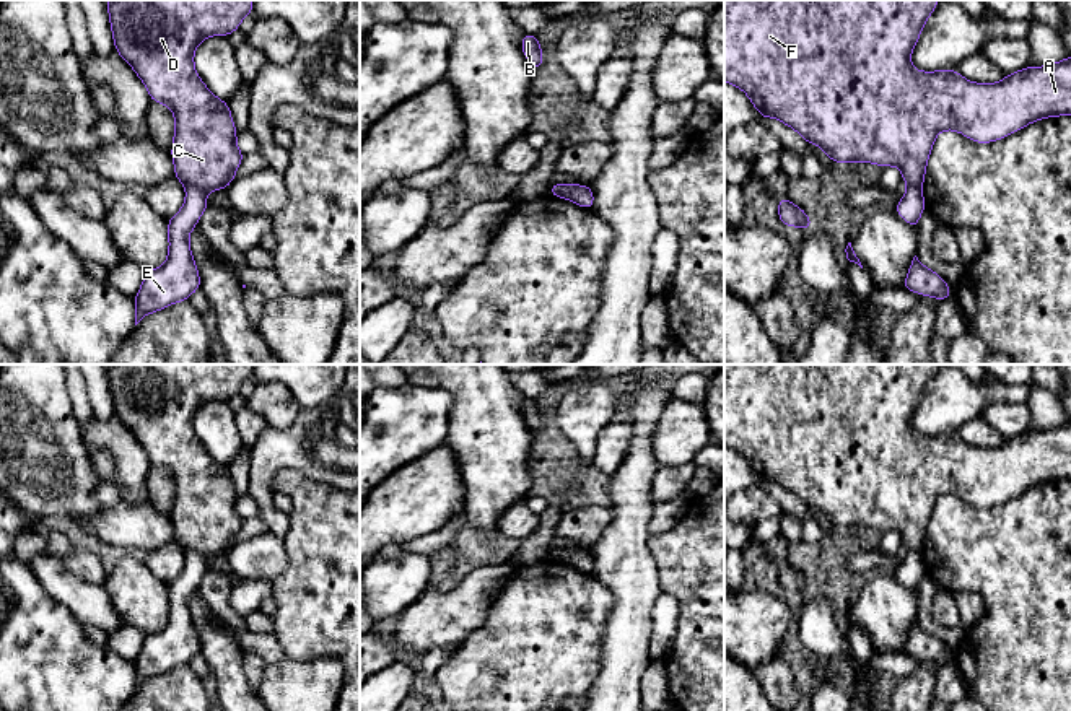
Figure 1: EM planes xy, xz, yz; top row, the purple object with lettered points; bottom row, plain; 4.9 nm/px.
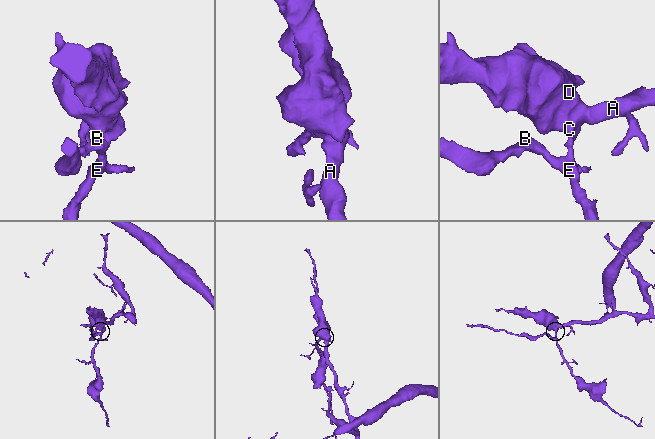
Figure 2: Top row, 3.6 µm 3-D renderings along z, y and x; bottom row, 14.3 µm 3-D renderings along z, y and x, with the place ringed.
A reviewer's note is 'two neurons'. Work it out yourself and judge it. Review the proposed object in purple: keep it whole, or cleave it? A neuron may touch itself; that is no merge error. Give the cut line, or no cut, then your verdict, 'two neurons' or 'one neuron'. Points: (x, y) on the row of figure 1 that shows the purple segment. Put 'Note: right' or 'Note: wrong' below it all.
xy (186, 186), (194, 186), (202, 192) | two neurons
Note: right

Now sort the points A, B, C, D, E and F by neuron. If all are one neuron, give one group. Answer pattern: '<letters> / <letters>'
A C D F / B E

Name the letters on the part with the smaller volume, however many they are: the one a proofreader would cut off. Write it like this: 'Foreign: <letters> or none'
Foreign: B, E

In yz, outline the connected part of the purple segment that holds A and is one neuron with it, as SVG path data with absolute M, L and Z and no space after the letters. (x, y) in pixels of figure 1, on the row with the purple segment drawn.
M724 0L724 81L741 88L762 117L780 119L785 125L794 129L804 142L822 148L832 163L874 163L881 168L898 166L902 181L915 189L923 187L933 143L942 130L955 130L975 143L991 143L1035 120L1071 116L1071 57L1043 67L1025 67L1006 75L998 83L973 83L965 80L957 70L916 70L910 57L926 20L938 3L939 0L887 0L885 5L881 5L877 0Z

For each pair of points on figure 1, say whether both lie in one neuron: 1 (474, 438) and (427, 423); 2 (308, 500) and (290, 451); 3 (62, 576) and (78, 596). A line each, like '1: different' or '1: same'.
1: different
2: different
3: same

